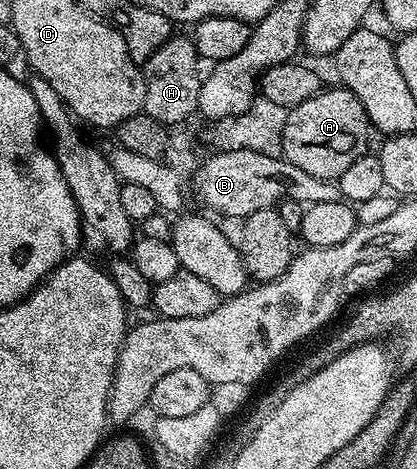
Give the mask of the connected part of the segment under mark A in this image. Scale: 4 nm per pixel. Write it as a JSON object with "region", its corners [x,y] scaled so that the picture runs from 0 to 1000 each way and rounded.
{"region":[[[772,190],[746,213],[727,213],[727,222],[693,237],[676,286],[683,341],[743,375],[791,384],[832,367],[835,354],[880,326],[890,288],[885,249],[866,215],[839,192],[806,190]]]}

